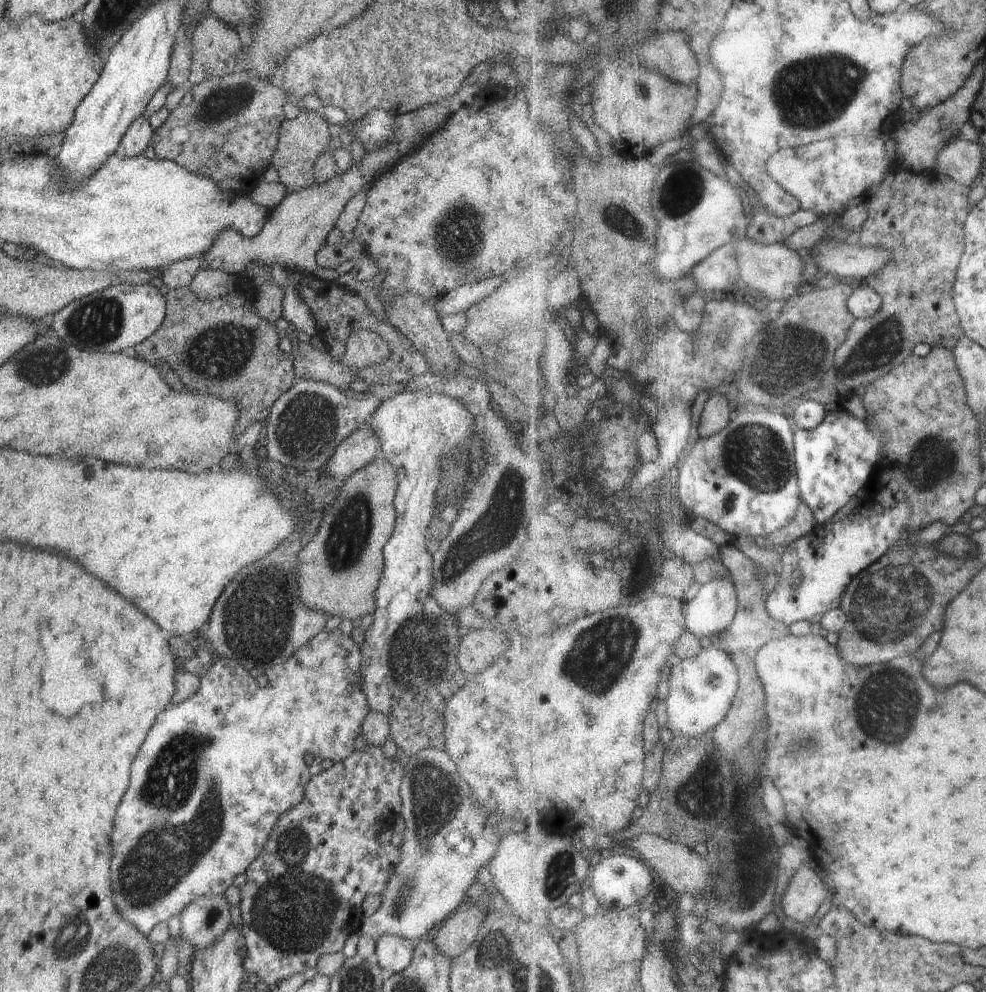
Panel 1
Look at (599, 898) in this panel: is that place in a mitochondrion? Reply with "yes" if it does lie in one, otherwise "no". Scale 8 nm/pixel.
no

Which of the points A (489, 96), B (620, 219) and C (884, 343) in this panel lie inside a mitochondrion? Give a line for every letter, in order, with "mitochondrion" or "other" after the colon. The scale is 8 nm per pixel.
A: other
B: mitochondrion
C: mitochondrion

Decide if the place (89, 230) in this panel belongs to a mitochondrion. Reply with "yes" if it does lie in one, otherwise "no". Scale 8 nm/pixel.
no

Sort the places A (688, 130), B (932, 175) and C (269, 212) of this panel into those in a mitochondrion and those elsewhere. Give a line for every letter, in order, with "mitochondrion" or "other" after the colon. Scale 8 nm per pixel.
A: other
B: other
C: other

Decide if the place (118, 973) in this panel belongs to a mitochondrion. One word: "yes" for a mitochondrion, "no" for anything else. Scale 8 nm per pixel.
yes

